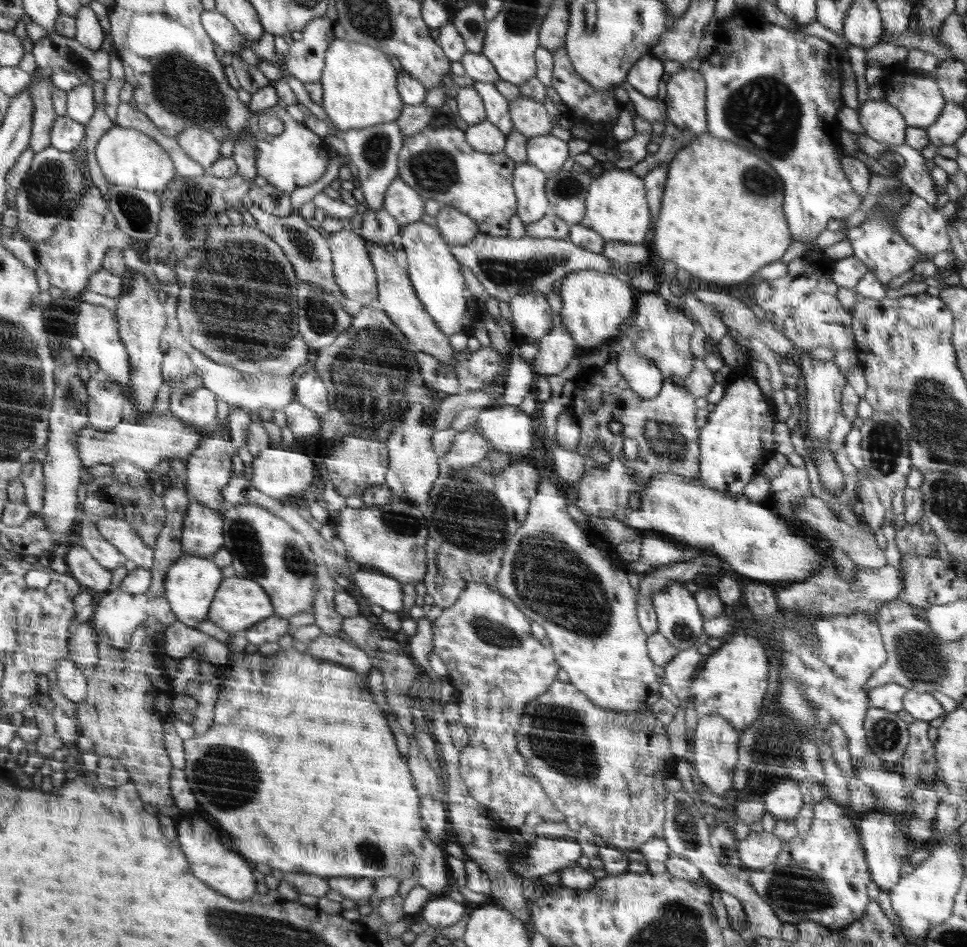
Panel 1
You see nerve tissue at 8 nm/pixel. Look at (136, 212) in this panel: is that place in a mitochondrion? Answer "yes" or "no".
yes

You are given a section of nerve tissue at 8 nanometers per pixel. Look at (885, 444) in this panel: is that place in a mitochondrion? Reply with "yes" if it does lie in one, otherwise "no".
yes

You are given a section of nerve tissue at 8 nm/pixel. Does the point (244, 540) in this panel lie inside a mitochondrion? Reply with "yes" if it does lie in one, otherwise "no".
yes

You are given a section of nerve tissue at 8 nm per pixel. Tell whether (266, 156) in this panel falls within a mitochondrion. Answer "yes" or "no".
no

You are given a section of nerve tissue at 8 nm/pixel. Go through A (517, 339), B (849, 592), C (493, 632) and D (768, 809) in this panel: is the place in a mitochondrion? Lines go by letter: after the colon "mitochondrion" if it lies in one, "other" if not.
A: other
B: other
C: mitochondrion
D: other

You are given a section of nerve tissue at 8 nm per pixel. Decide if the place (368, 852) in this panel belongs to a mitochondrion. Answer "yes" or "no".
yes

